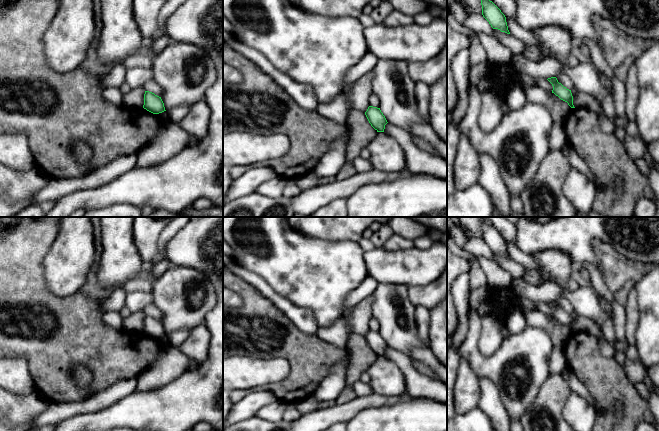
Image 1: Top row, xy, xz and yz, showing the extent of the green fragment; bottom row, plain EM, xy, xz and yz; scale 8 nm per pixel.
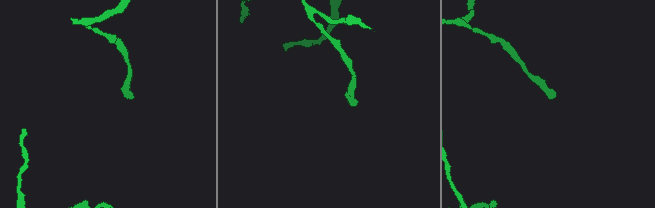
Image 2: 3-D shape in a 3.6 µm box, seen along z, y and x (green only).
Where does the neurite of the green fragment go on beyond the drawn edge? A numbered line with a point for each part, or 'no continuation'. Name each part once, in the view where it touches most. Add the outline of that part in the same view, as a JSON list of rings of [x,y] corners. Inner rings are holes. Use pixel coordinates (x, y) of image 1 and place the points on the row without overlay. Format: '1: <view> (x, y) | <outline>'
no continuation

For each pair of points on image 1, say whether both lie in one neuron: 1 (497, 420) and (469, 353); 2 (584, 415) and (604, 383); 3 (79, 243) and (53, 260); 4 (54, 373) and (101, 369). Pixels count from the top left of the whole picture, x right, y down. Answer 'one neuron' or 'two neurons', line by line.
1: two neurons
2: two neurons
3: one neuron
4: one neuron

